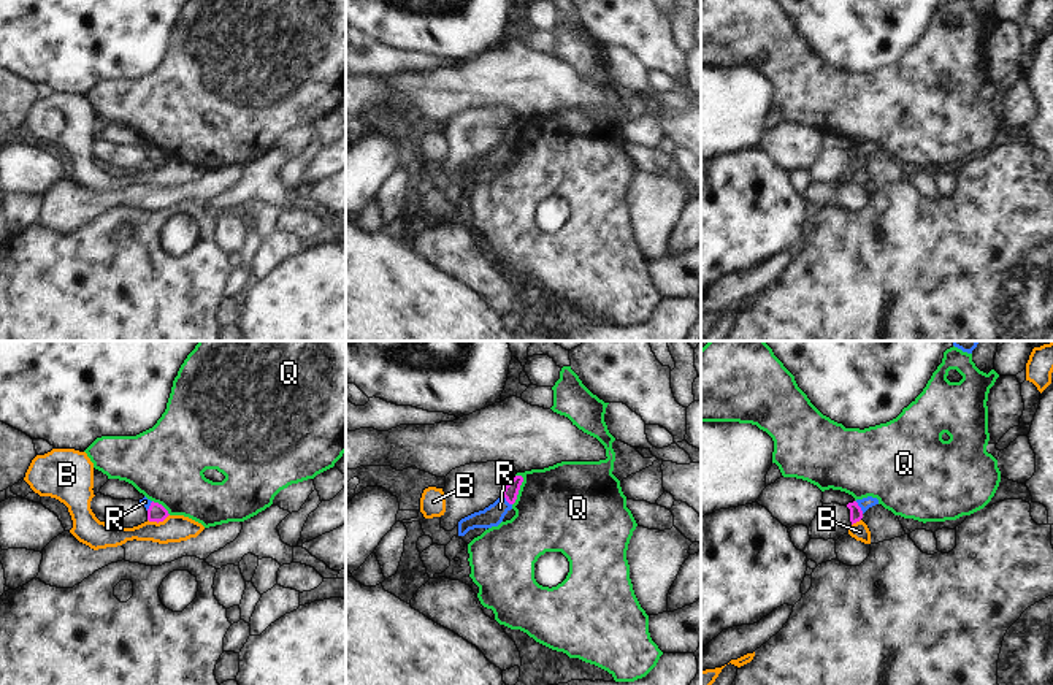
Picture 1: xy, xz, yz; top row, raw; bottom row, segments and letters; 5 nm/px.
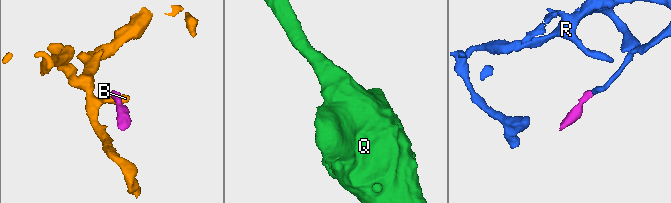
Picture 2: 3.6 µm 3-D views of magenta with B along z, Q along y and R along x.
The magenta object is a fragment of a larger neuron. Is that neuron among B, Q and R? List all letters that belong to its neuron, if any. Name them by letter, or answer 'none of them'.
R

